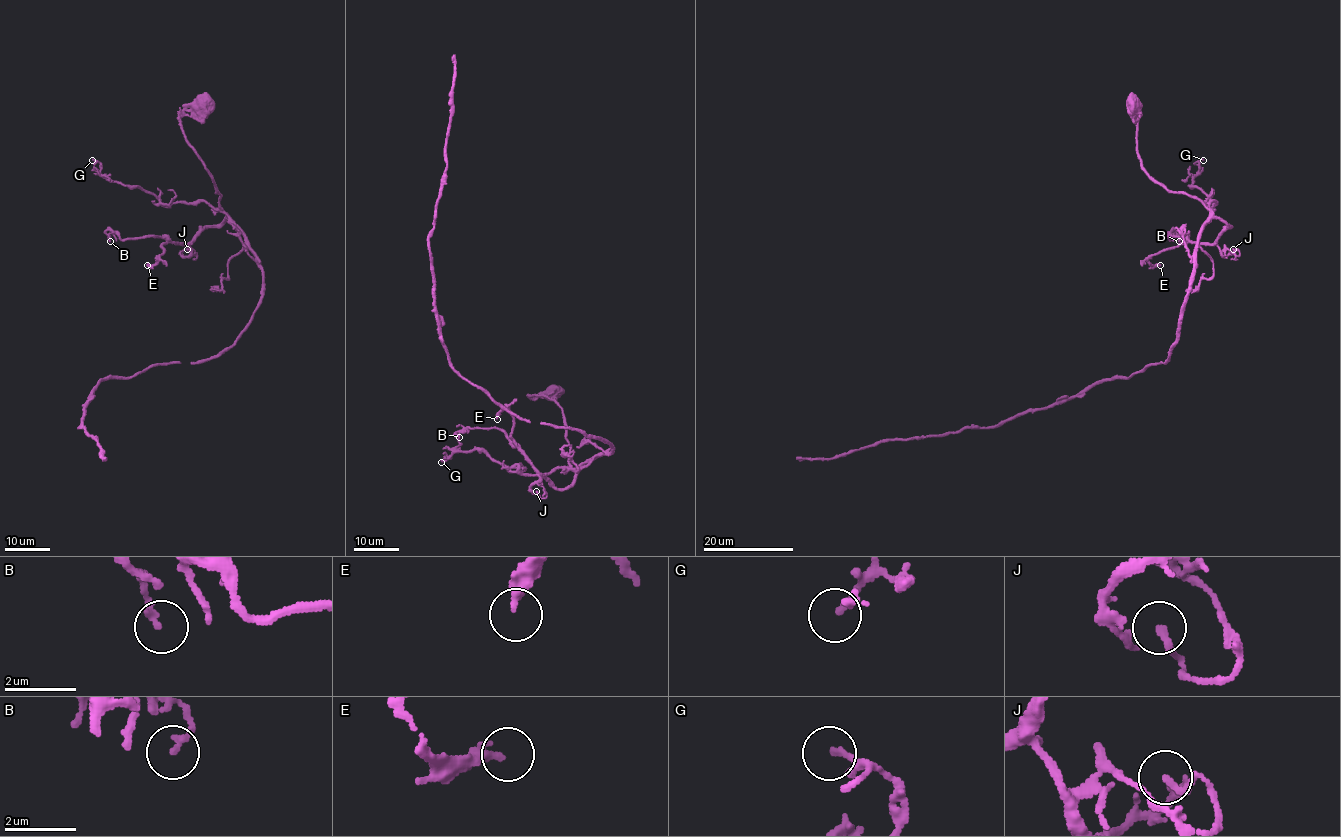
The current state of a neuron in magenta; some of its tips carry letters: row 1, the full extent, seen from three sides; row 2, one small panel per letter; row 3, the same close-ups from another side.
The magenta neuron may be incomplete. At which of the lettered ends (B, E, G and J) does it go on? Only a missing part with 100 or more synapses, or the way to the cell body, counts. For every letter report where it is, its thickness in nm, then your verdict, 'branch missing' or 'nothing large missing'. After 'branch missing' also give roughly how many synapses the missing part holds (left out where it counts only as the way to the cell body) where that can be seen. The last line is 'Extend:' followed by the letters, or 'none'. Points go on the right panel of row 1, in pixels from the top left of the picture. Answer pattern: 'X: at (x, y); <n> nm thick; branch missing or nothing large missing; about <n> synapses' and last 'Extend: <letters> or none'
B: at (1179, 241); 180 nm thick; nothing large missing
E: at (1160, 265); 280 nm thick; nothing large missing
G: at (1203, 160); 170 nm thick; nothing large missing
J: at (1233, 249); 220 nm thick; nothing large missing
Extend: none

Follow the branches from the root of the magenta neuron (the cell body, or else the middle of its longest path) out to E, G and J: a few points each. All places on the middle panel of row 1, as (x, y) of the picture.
E: (553, 394), (528, 396), (562, 411), (568, 487), (534, 469), (507, 406), (497, 419)
G: (553, 394), (528, 396), (545, 395), (561, 409), (568, 468), (521, 474), (476, 449), (456, 451), (441, 462)
J: (553, 394), (528, 396), (545, 395), (561, 409), (575, 480), (557, 488), (540, 474), (546, 496), (536, 491)

